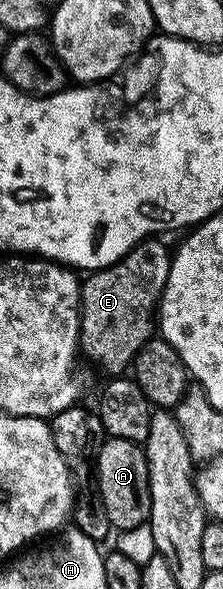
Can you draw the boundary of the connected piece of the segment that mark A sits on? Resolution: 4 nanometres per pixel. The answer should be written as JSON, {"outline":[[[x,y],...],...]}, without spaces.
{"outline":[[[114,436],[104,440],[97,451],[95,483],[97,492],[103,498],[107,518],[113,523],[114,529],[125,532],[148,521],[151,510],[151,490],[147,474],[147,458],[142,445],[131,442],[127,438]]]}

